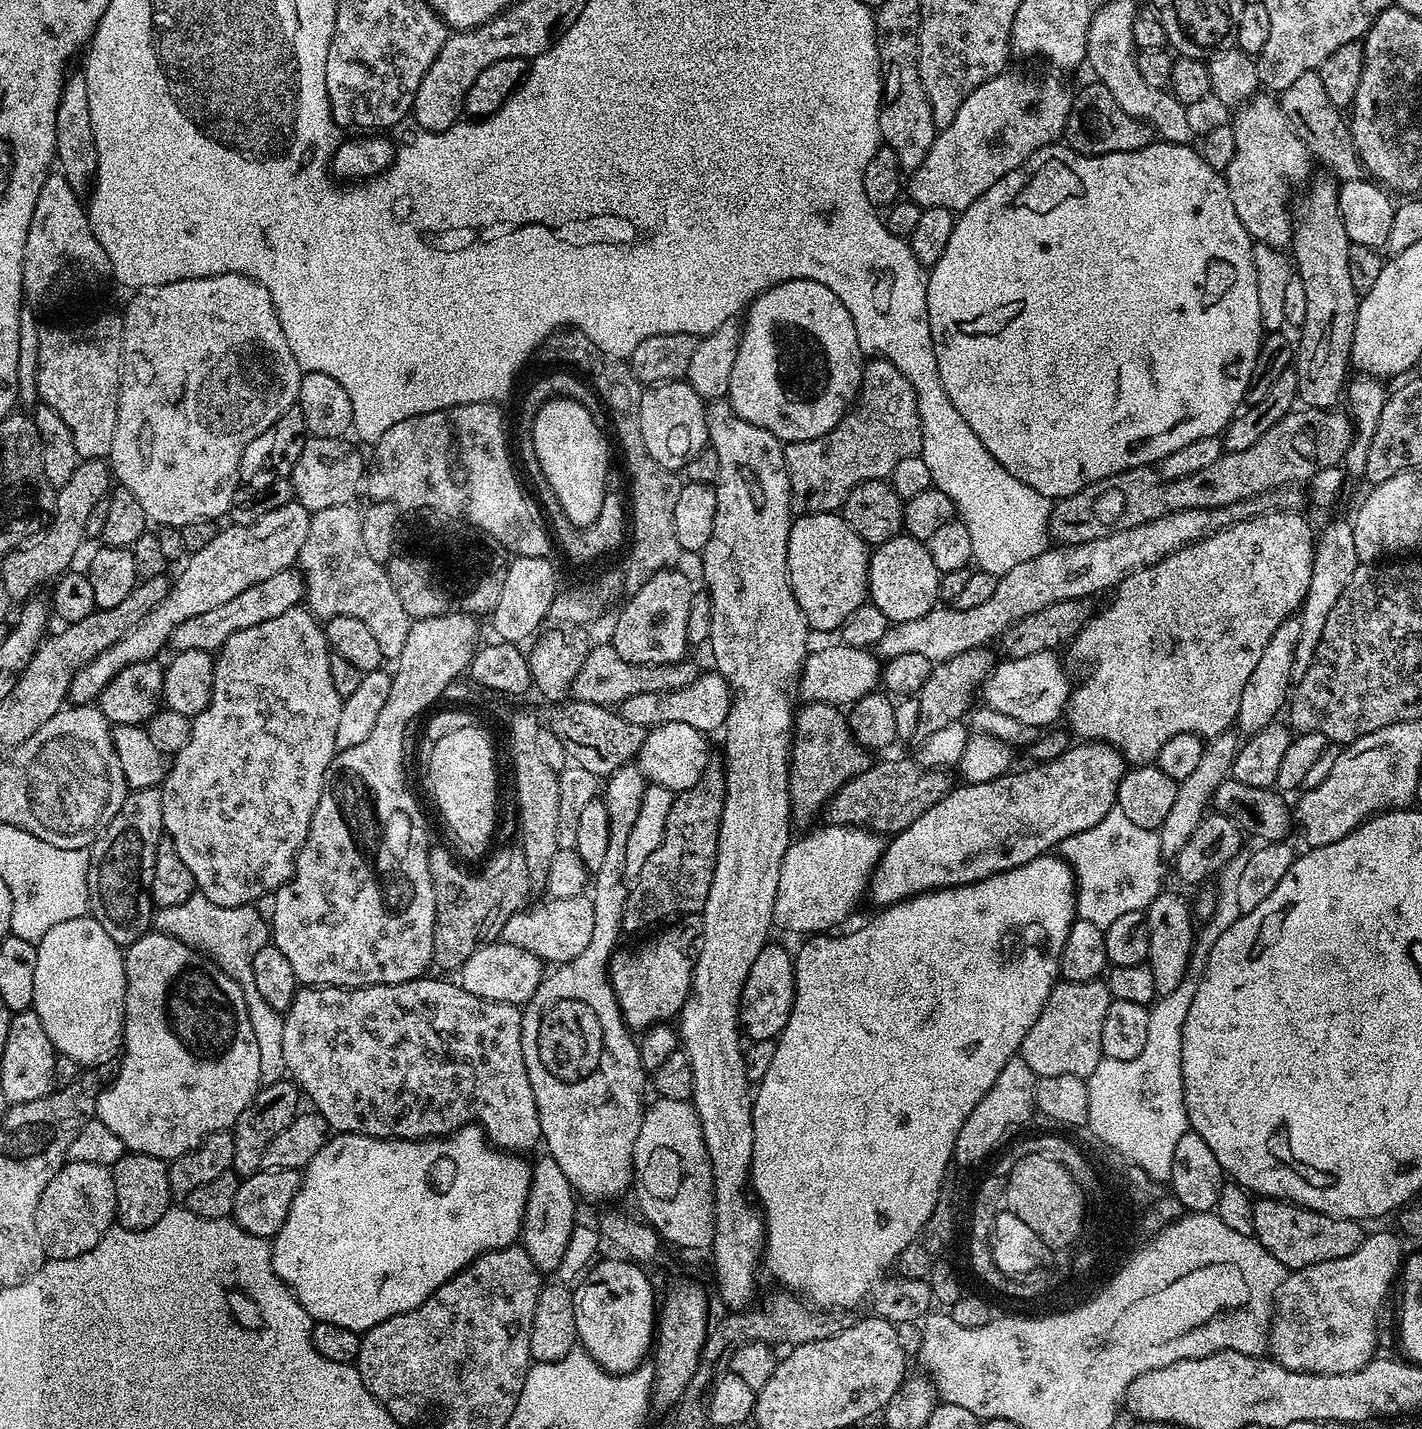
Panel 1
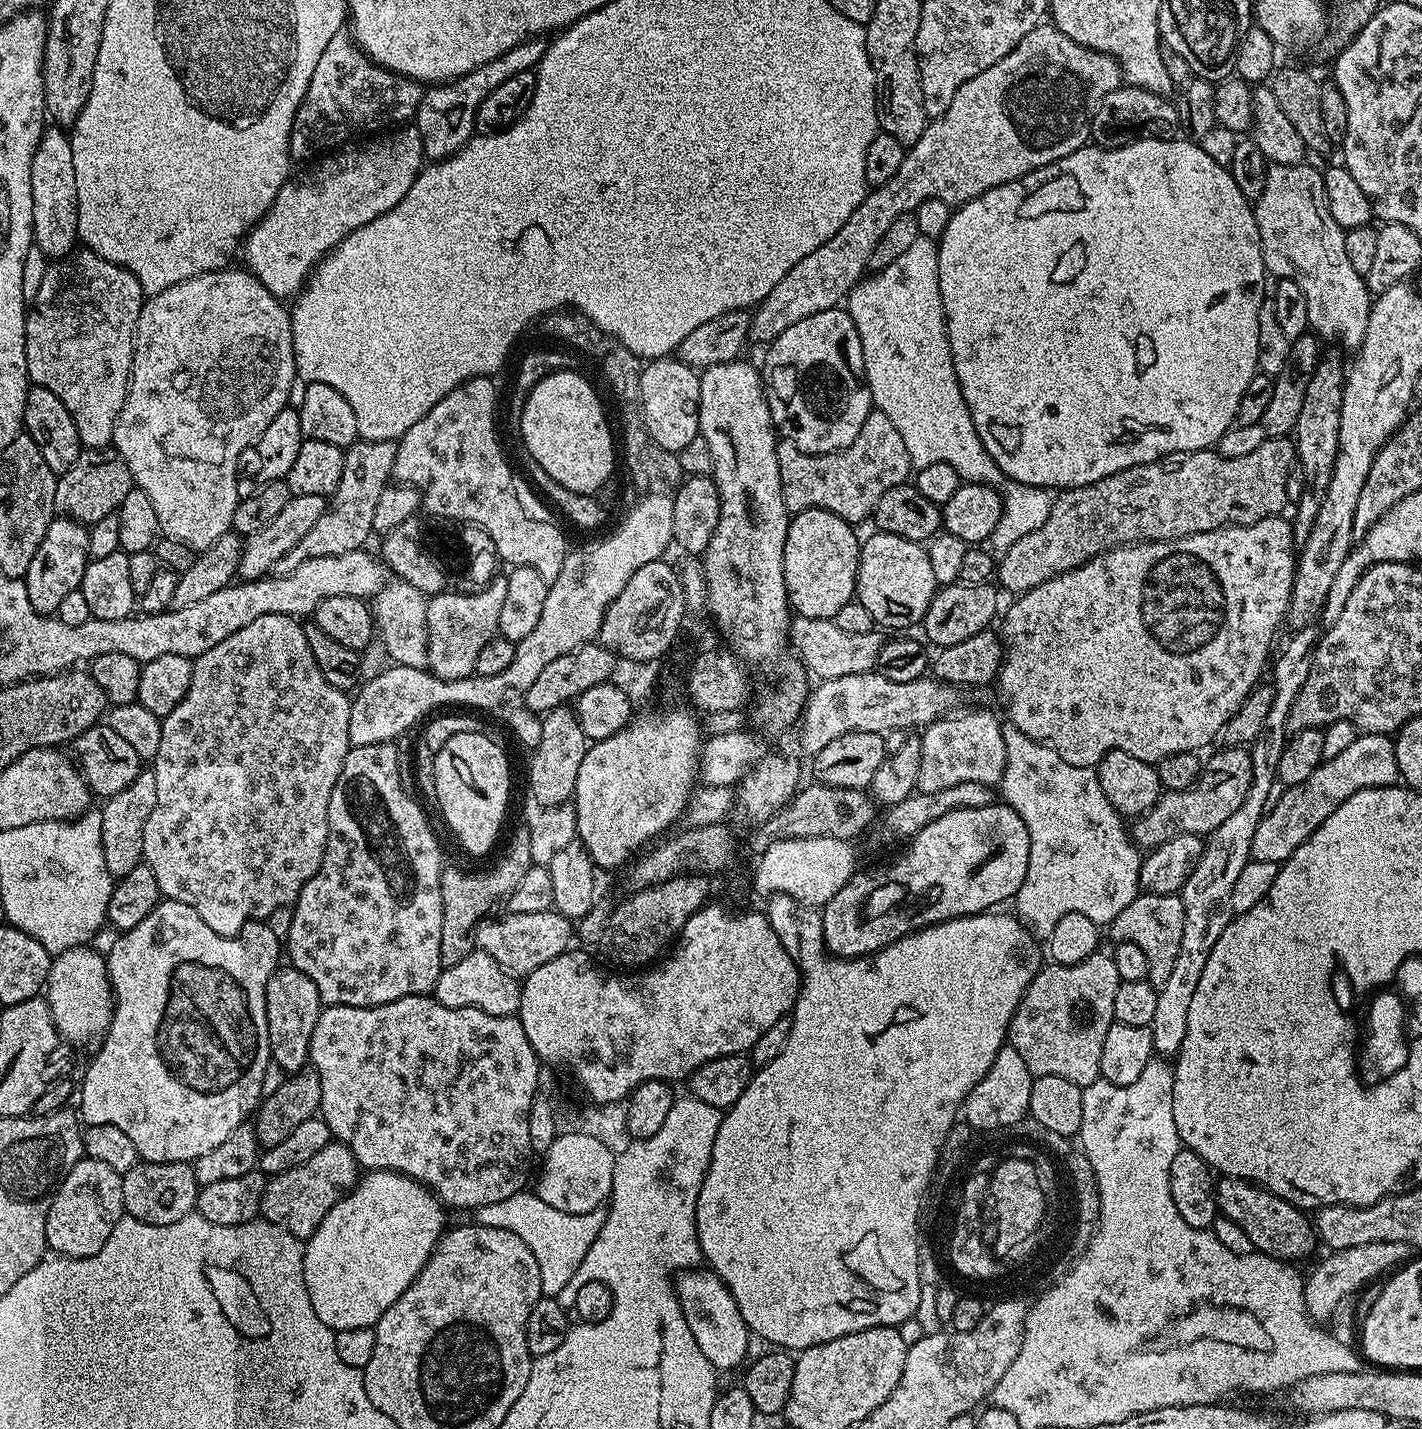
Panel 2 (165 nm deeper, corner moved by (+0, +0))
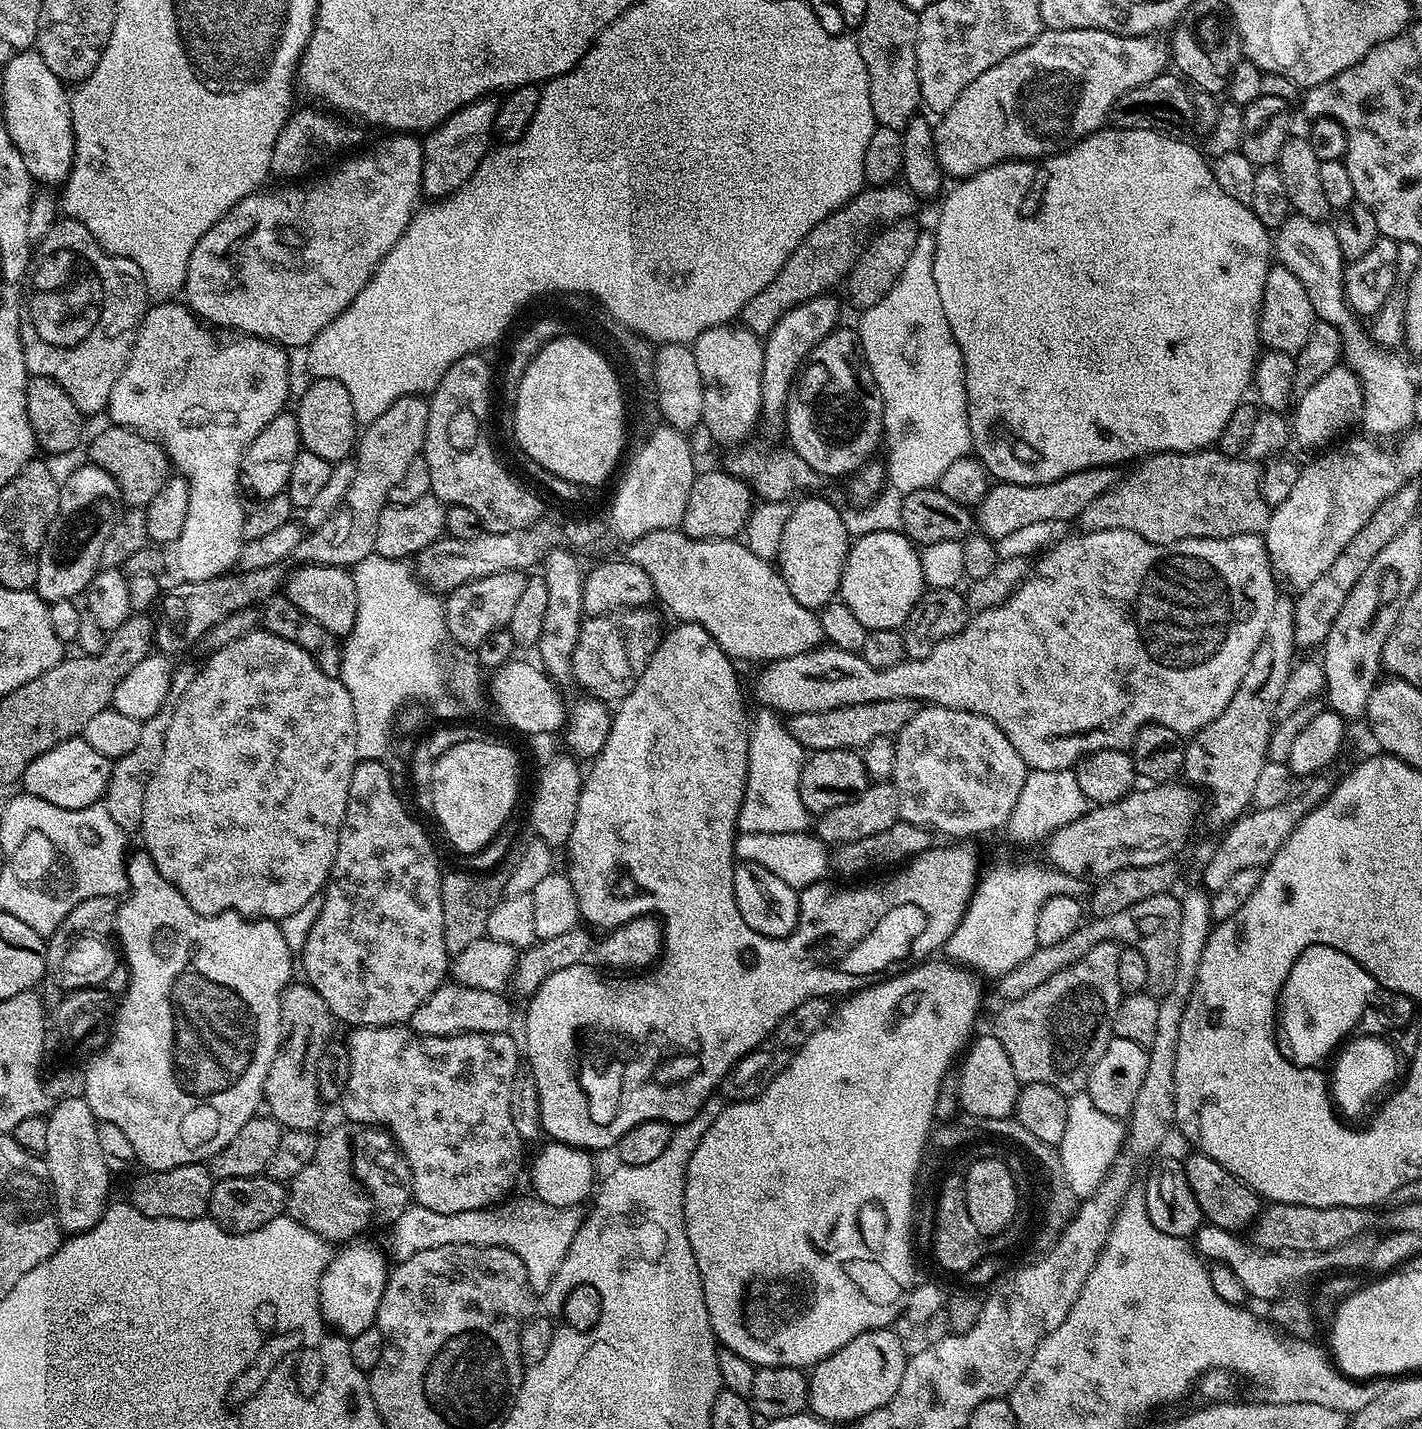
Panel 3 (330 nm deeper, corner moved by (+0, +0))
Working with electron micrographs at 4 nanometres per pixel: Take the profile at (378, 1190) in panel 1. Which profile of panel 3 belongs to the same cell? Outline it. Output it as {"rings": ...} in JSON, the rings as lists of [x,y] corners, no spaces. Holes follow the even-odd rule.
{"rings":[[[359,1240],[345,1243],[341,1247],[344,1249],[333,1255],[320,1279],[320,1313],[324,1323],[345,1338],[362,1334],[362,1330],[375,1325],[378,1302],[390,1271],[390,1264],[384,1261],[383,1254],[374,1245]]]}

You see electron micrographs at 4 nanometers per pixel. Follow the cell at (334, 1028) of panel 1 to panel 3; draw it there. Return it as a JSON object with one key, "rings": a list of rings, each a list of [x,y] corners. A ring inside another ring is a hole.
{"rings":[[[404,1024],[352,1028],[349,1033],[346,1043],[350,1054],[350,1078],[346,1082],[346,1090],[342,1097],[344,1112],[348,1115],[345,1117],[353,1124],[375,1126],[392,1135],[412,1175],[411,1199],[426,1206],[426,1210],[434,1210],[434,1214],[454,1215],[462,1214],[463,1211],[491,1209],[497,1202],[503,1201],[503,1196],[515,1186],[520,1171],[523,1168],[525,1171],[526,1168],[526,1141],[518,1134],[514,1118],[510,1114],[510,1086],[514,1082],[514,1074],[522,1067],[522,1048],[517,1037],[515,1040],[508,1032],[458,1032],[455,1036],[423,1036]]]}

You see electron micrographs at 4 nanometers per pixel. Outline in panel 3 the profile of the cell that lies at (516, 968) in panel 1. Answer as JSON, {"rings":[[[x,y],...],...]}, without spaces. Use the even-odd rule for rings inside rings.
{"rings":[[[455,982],[440,985],[418,1010],[414,1010],[410,1027],[423,1036],[455,1036],[458,1032],[508,1032],[512,1024],[512,1004],[504,992],[474,990]]]}

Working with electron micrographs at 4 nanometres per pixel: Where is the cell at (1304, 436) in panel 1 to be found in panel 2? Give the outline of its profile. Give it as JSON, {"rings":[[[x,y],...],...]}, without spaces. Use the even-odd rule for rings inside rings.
{"rings":[[[1265,438],[1258,450],[1243,458],[1226,458],[1215,450],[1175,452],[1160,456],[1154,462],[1118,470],[1118,474],[1110,474],[1110,478],[1102,478],[1093,484],[1061,491],[1053,499],[1046,522],[1042,522],[1038,530],[1018,538],[1018,542],[999,557],[994,573],[995,583],[1011,594],[1023,594],[1042,586],[1042,582],[1050,578],[1082,566],[1110,548],[1153,540],[1181,540],[1199,532],[1253,524],[1267,516],[1281,515],[1285,511],[1284,504],[1289,503],[1287,478],[1296,463],[1296,446],[1291,439]]]}

